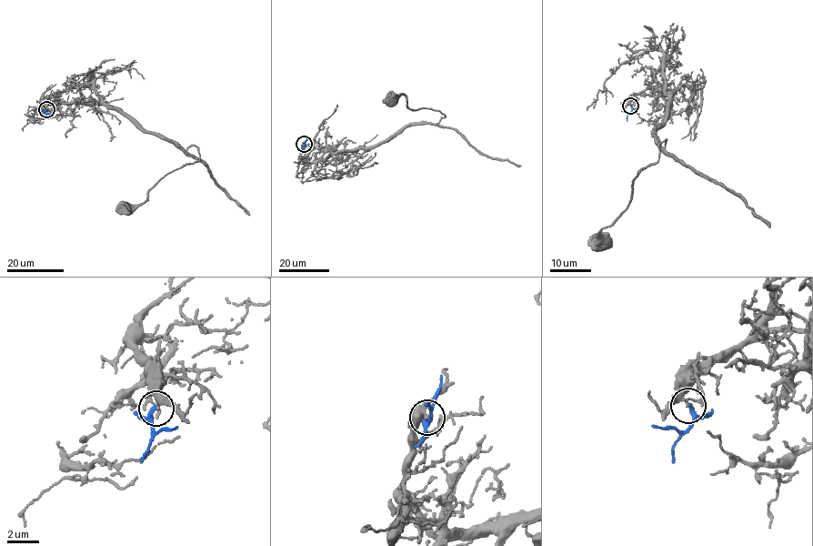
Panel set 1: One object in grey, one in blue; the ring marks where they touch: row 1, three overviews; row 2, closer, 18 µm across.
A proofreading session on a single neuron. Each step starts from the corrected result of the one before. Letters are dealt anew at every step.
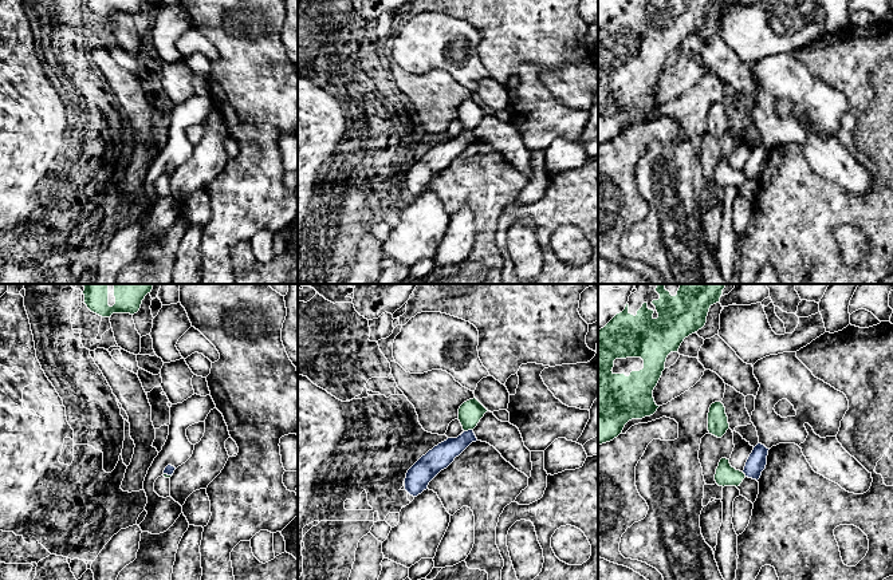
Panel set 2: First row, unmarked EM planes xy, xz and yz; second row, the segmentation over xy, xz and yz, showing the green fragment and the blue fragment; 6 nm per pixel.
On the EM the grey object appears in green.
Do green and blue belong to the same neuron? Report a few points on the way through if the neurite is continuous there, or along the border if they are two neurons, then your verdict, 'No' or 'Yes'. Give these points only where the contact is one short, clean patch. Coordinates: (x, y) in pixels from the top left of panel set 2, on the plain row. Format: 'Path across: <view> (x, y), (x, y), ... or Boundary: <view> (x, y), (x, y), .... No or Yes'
Boundary: xz (472, 129), (464, 131). No

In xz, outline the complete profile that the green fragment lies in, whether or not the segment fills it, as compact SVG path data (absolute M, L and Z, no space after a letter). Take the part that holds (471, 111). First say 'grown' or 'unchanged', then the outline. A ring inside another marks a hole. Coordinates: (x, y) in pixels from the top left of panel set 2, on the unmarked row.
unchanged; M476 99L464 102L459 108L459 121L464 131L473 130L488 110Z

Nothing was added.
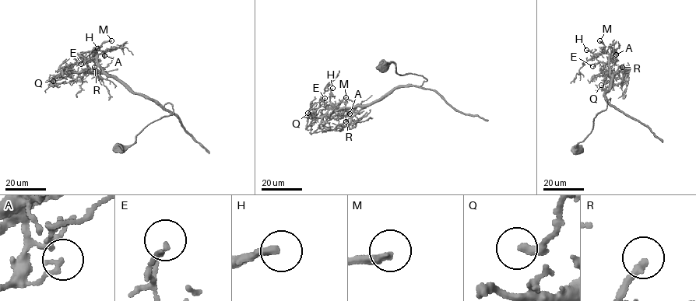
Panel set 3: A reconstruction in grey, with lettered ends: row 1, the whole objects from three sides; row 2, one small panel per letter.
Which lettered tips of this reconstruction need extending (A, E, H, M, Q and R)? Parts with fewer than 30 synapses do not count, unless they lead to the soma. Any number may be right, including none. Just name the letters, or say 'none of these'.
H, M, R

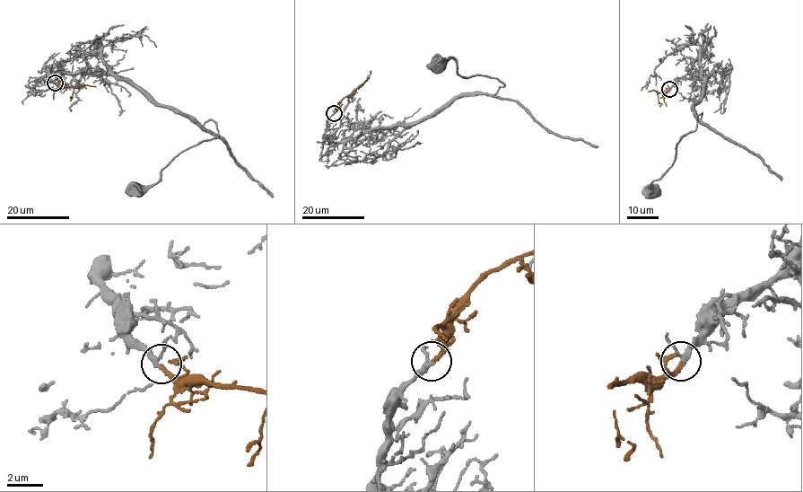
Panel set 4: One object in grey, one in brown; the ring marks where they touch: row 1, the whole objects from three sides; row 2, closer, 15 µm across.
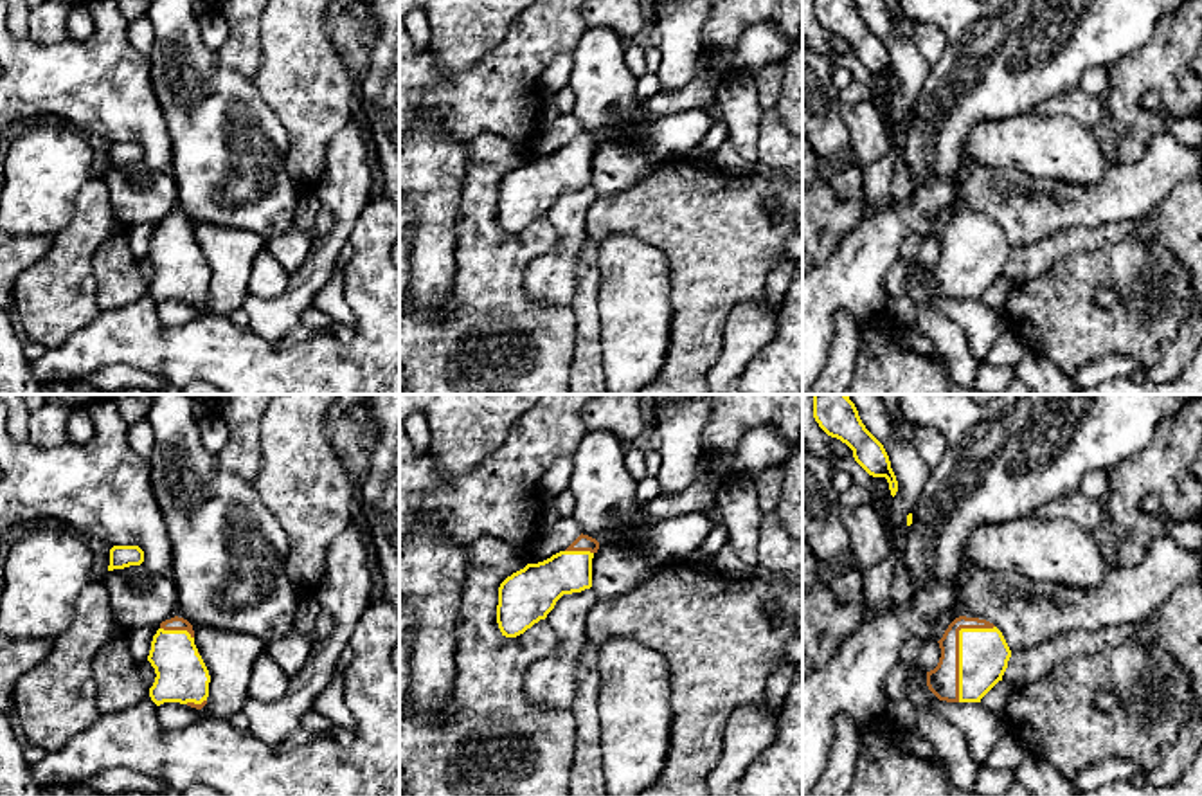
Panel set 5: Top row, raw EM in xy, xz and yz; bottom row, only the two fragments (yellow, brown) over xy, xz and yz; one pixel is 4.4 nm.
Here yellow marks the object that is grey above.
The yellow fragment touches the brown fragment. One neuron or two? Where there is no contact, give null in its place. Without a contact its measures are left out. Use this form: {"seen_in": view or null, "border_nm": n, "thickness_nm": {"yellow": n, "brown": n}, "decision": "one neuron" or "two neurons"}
{"seen_in": "yz", "border_nm": 380, "thickness_nm": {"yellow": 220, "brown": 140}, "decision": "one neuron"}

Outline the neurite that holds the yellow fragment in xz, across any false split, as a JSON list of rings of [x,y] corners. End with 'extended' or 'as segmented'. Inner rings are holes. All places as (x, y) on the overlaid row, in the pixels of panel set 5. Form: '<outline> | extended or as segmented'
[[[579,535],[565,551],[527,564],[498,587],[497,623],[506,638],[516,638],[554,609],[563,594],[592,587],[592,558],[599,542]]] | extended

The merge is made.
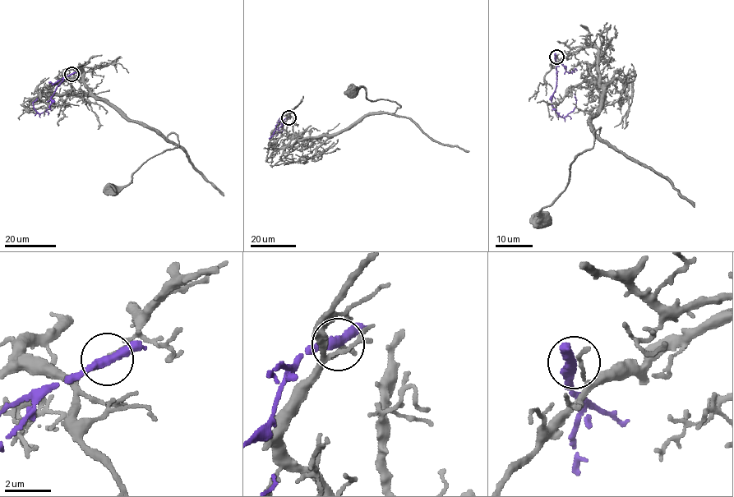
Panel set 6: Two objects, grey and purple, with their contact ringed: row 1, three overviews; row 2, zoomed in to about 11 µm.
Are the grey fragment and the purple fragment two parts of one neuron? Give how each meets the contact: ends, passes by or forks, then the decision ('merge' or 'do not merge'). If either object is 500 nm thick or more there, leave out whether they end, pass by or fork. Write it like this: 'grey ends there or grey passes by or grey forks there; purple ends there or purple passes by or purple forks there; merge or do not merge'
grey ends there; purple passes by; do not merge

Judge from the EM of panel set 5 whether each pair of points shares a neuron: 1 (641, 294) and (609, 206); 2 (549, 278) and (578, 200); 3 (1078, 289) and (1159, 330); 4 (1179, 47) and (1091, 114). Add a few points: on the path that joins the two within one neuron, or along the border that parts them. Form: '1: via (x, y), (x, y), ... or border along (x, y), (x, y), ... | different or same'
1: border along (598, 242), (616, 235), (630, 235), (659, 249) | different
2: via (565, 258), (571, 244), (571, 220) | same
3: via (1093, 310), (1111, 328), (1138, 328) | same
4: border along (1102, 99), (1105, 114) | different

